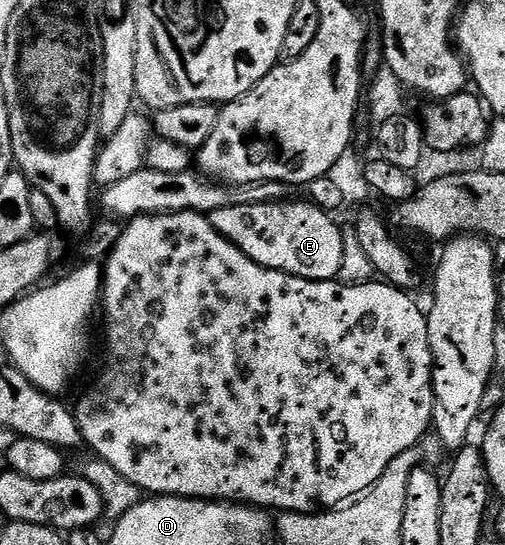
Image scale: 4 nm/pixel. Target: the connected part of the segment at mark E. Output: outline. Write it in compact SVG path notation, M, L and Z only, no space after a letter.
M310 200L257 202L255 205L234 205L221 207L209 214L212 227L227 241L232 241L253 263L266 269L276 269L293 277L304 277L310 281L334 281L341 271L341 259L345 255L343 229L335 222L336 218L325 210L311 204Z

